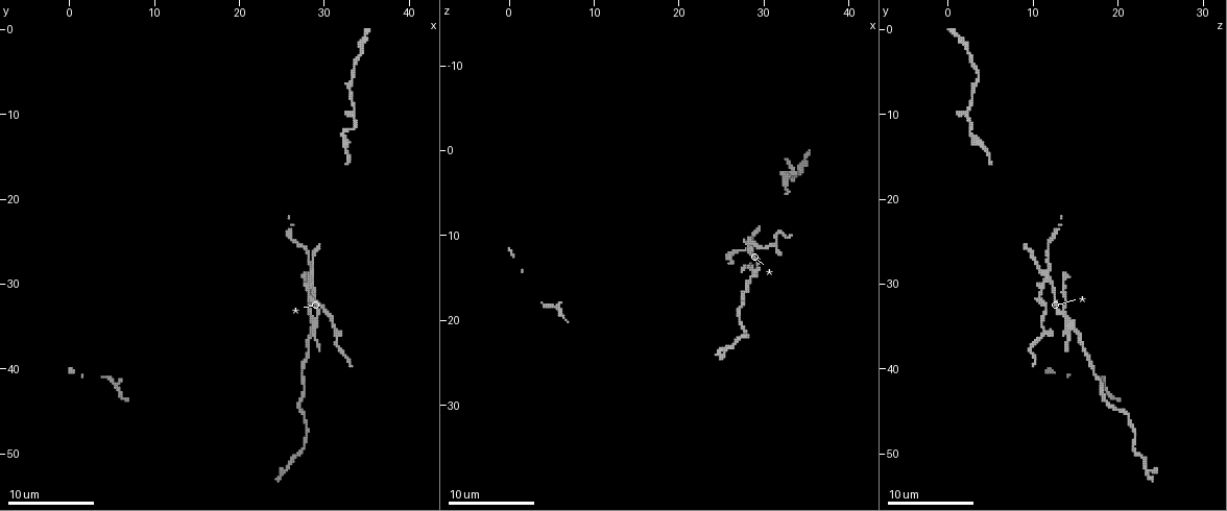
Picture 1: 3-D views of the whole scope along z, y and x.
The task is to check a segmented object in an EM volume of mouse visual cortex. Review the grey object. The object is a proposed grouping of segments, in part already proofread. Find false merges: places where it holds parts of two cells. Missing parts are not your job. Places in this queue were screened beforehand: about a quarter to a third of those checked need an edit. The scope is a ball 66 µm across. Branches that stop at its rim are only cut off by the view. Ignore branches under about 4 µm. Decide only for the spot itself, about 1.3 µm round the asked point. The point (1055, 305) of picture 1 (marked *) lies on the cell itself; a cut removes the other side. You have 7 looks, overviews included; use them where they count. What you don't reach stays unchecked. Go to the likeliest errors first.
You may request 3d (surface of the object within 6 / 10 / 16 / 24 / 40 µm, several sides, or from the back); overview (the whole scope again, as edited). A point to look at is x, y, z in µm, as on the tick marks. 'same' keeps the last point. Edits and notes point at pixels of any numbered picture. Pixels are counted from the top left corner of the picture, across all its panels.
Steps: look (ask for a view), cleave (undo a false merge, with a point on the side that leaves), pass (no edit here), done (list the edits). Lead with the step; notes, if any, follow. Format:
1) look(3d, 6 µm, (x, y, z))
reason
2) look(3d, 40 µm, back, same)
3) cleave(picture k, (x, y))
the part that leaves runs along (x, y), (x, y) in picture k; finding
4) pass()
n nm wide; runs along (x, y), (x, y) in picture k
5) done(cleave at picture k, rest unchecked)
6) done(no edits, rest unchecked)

look(3d, 10 µm, (28.4, 29.6, 11.2))
four arms meet

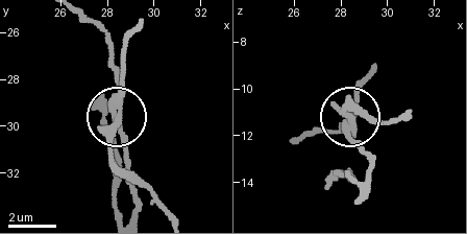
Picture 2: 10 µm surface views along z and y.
cleave(picture 2, (348, 114))
side arm 13 µm; the part that leaves runs along (357, 124), (344, 112), (357, 106), (384, 124), (406, 112) in picture 2; two cells meet here

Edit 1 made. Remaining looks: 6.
look(overview)

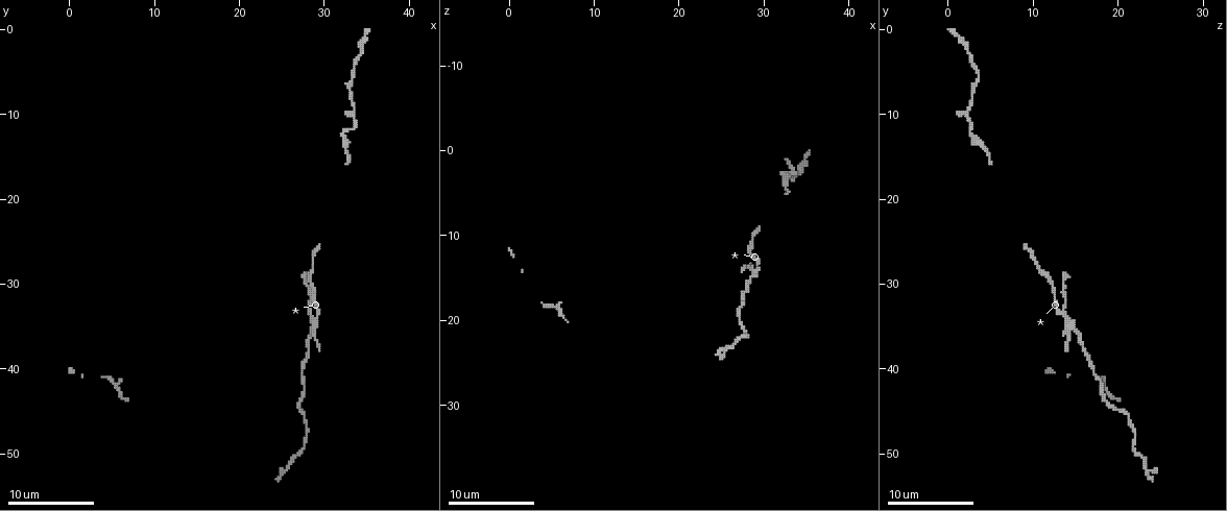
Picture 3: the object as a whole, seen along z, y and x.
look(3d, 16 µm, (32.2, 12.6, 2.8))
sudden change in width

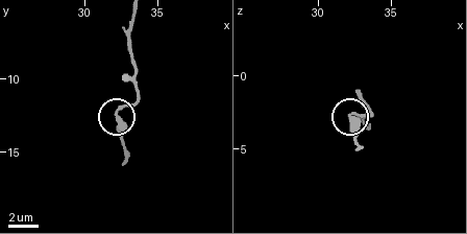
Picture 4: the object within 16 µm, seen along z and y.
pass()
all the same cell

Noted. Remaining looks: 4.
look(3d, 10 µm, (27.4, 40.6, 17.4))
thin neck

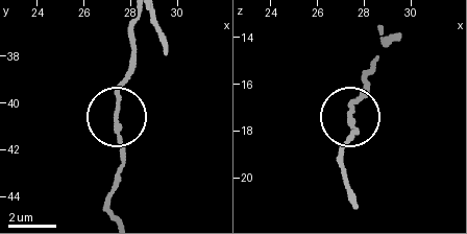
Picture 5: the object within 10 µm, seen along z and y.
pass()
continuous, no second cell

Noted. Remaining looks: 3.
done(cleave at picture 2, rest unchecked)

